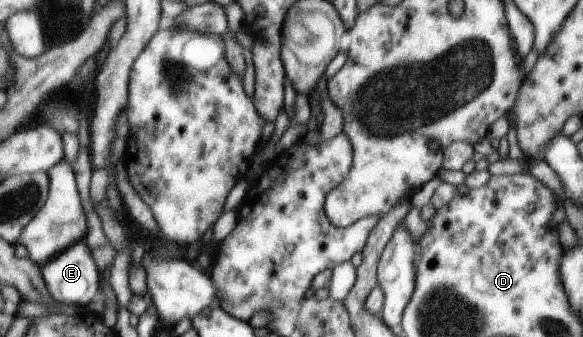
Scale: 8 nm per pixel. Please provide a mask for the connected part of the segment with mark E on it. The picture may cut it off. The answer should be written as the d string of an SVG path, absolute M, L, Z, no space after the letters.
M85 240L77 241L71 245L69 249L65 249L51 259L45 267L42 268L43 280L49 289L49 293L61 303L74 303L77 305L89 306L92 301L99 297L100 289L99 283L101 281L101 271L91 255L91 249L85 245Z

